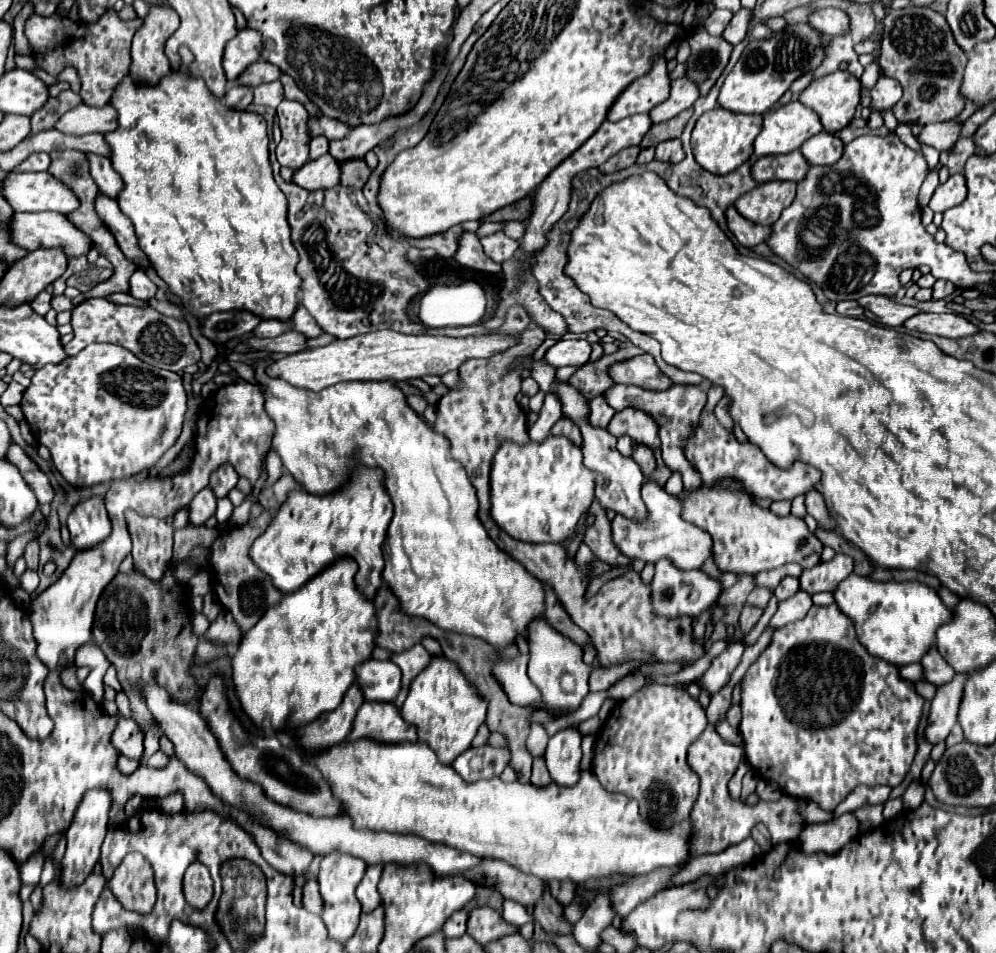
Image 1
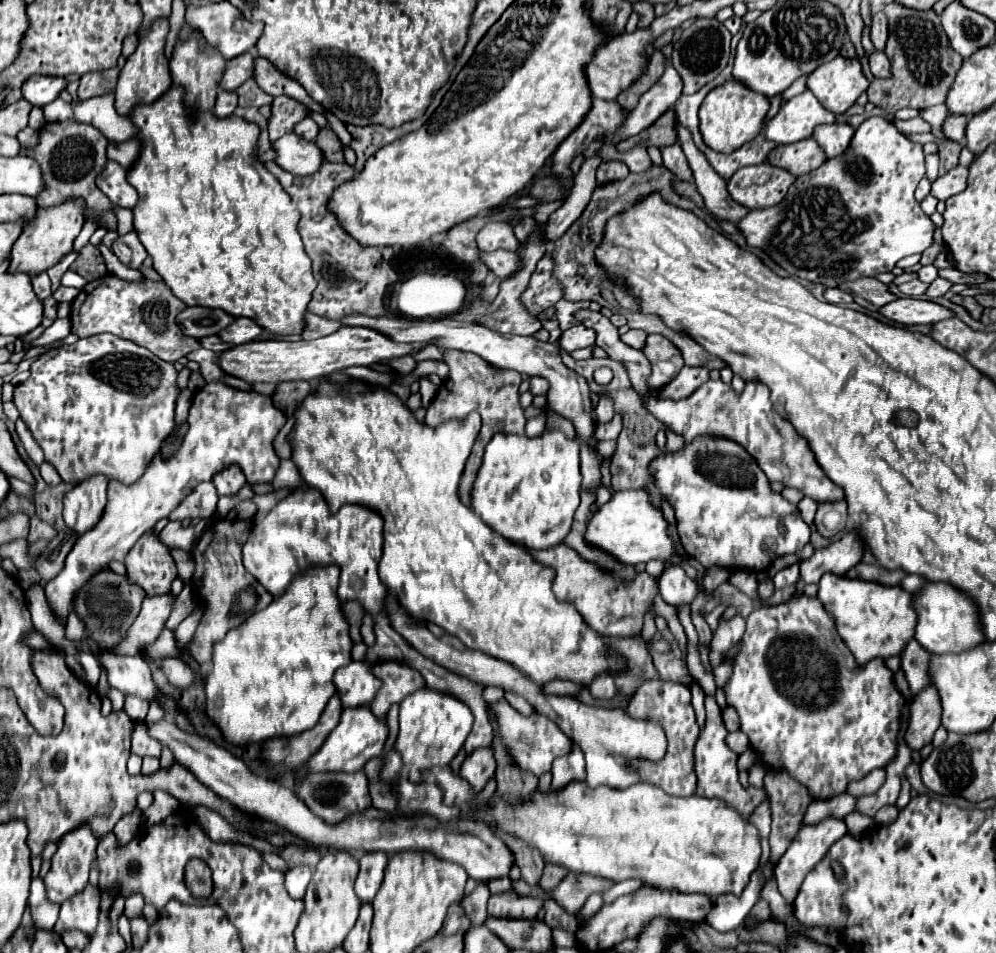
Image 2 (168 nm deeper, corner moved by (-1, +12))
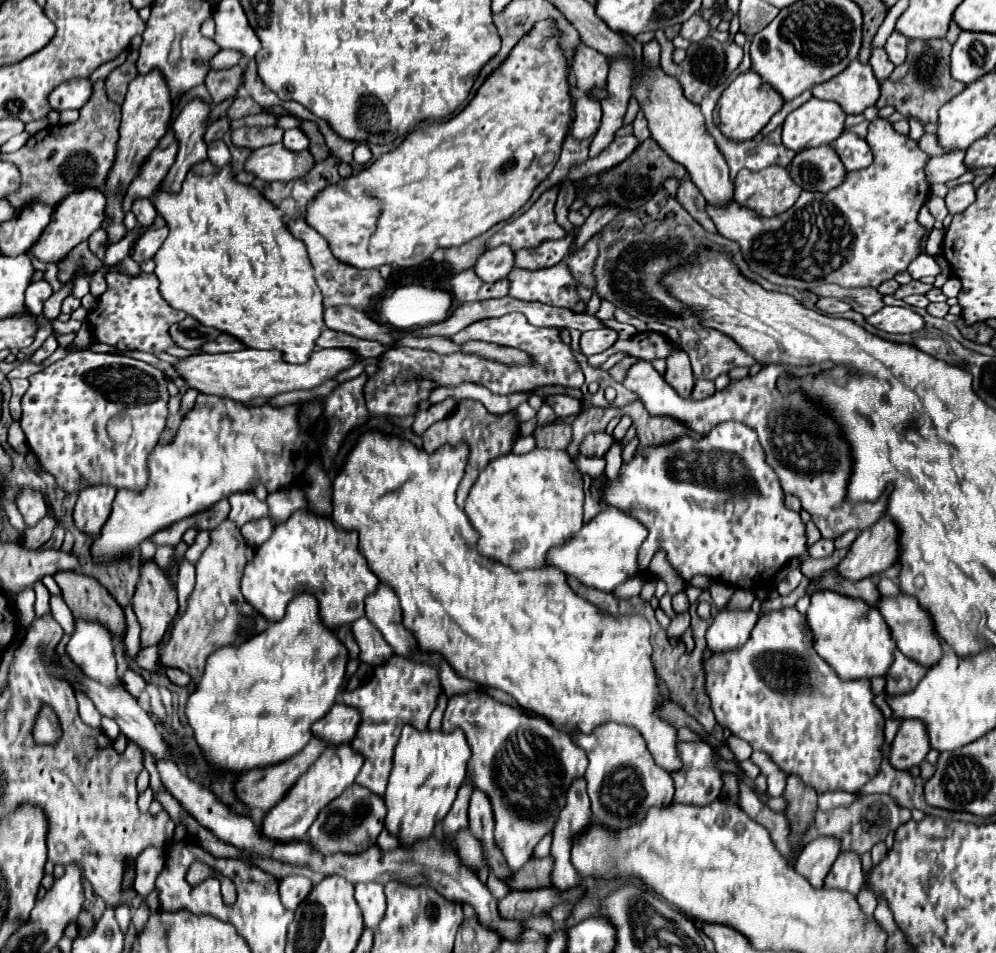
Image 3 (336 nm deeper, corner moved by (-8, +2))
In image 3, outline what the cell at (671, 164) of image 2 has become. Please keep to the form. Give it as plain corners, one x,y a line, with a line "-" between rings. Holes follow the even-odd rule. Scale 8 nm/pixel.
684,178
680,180
680,186
678,186
678,192
676,192
676,200
680,200
680,204
698,220
698,224
708,230
708,232
716,232
716,226
714,222
710,220
708,212
706,212
706,200
704,196
700,194
700,190
692,184
692,180

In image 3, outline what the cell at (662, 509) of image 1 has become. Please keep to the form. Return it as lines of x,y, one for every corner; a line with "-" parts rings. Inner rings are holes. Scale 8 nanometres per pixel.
604,508
592,522
584,524
582,530
576,536
572,536
568,544
564,544
564,548
554,548
548,554
546,564
576,576
586,586
612,592
616,586
624,584
628,578
640,572
638,550
646,538
648,528
640,524
640,520
632,518
620,508

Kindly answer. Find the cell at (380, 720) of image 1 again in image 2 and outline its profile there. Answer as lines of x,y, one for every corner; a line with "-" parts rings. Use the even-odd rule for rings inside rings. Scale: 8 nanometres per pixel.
361,706
355,710
349,708
349,710
343,710
337,728
327,736
327,740
317,750
317,754
313,754
313,758
309,758
309,762
305,762
303,766
305,770
317,770
317,772
359,772
363,770
367,760
383,752
385,740
387,740
385,720
381,722
373,718
367,706

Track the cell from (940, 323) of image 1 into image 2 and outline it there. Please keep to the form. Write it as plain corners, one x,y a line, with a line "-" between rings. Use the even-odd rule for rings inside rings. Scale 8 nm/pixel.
897,298
895,302
889,302
879,308
879,312
897,324
913,326
913,324
933,324
945,318
951,318
953,312
929,302
929,300
919,300
919,298

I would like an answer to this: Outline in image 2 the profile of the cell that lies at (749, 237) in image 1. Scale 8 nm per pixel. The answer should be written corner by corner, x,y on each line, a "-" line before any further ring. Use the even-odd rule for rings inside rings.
675,120
675,130
677,130
677,140
679,140
681,148
685,150
687,162
693,170
697,192
703,196
707,210
721,220
729,220
729,222
737,224
749,210
745,206
739,206
729,196
727,182
711,168
711,164
707,162
703,152
697,150
695,142
691,140
689,130
679,120

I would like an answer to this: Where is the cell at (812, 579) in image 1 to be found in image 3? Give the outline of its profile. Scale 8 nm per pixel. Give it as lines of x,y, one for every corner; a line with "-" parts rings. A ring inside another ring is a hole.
882,516
874,526
858,534
844,560
834,568
846,580
876,576
898,560
898,528

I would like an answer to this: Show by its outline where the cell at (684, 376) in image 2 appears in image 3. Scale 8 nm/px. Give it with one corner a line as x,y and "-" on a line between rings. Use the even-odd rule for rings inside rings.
696,380
690,398
692,398
692,400
702,400
702,398
710,396
714,390
716,390
716,388
714,388
714,382
710,382
710,380

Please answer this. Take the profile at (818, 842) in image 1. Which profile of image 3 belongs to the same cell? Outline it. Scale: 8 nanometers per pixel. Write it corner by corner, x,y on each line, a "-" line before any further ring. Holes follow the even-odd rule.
818,836
802,848
794,870
802,874
812,884
812,888
822,888
824,878
832,868
834,860
838,858
838,854
840,854
840,838

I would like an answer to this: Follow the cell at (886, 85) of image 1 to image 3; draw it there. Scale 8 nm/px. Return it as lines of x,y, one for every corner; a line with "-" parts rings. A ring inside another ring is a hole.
878,48
878,50
872,52
870,66
872,66
872,70
874,70
874,76
876,76
880,82
886,80
886,78
892,74
892,70
894,70
894,64
888,60
884,48

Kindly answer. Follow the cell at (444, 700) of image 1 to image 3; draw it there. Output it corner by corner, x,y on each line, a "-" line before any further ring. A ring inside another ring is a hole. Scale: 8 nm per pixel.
412,724
402,728
400,742
394,752
394,766
388,778
384,802
388,808
386,828
400,838
402,846
410,846
416,840
430,838
436,822
440,822
466,776
466,766
472,756
466,734
456,728
454,732
442,730
418,730

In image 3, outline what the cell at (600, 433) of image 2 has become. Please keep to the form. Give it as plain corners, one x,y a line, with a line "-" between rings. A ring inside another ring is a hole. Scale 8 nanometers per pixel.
606,432
588,434
586,440
582,442
580,452
582,452
584,456
598,456
598,458
604,458
604,454
610,450
612,444
614,444
614,436
606,434

